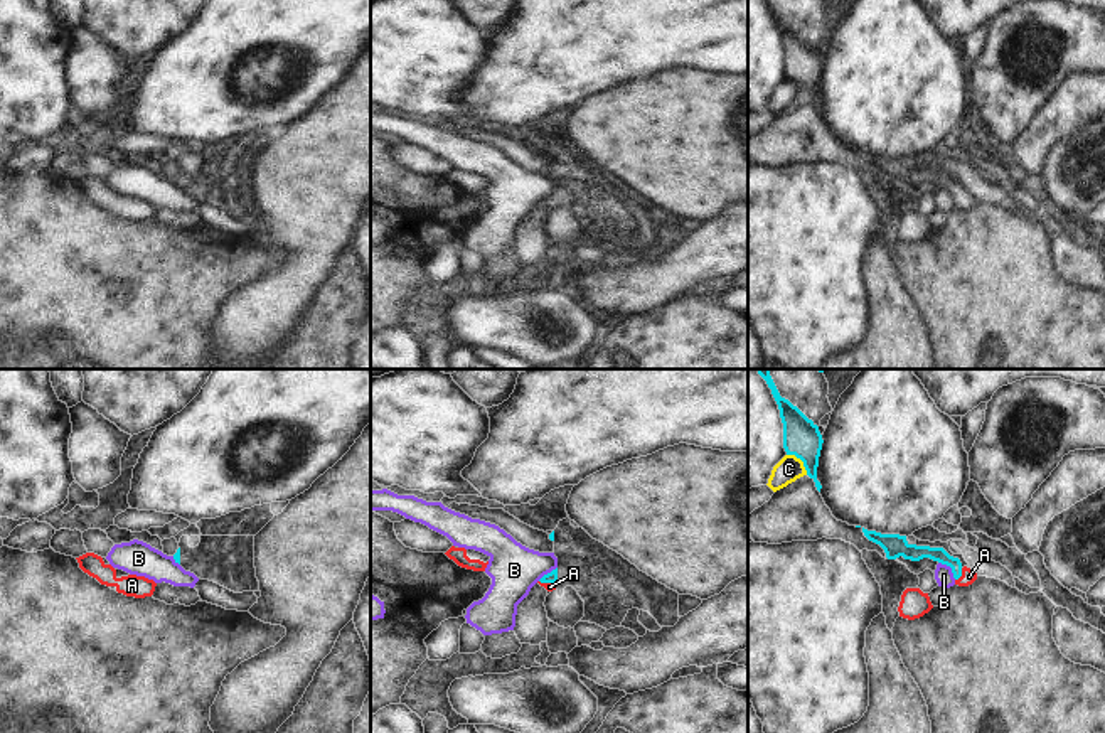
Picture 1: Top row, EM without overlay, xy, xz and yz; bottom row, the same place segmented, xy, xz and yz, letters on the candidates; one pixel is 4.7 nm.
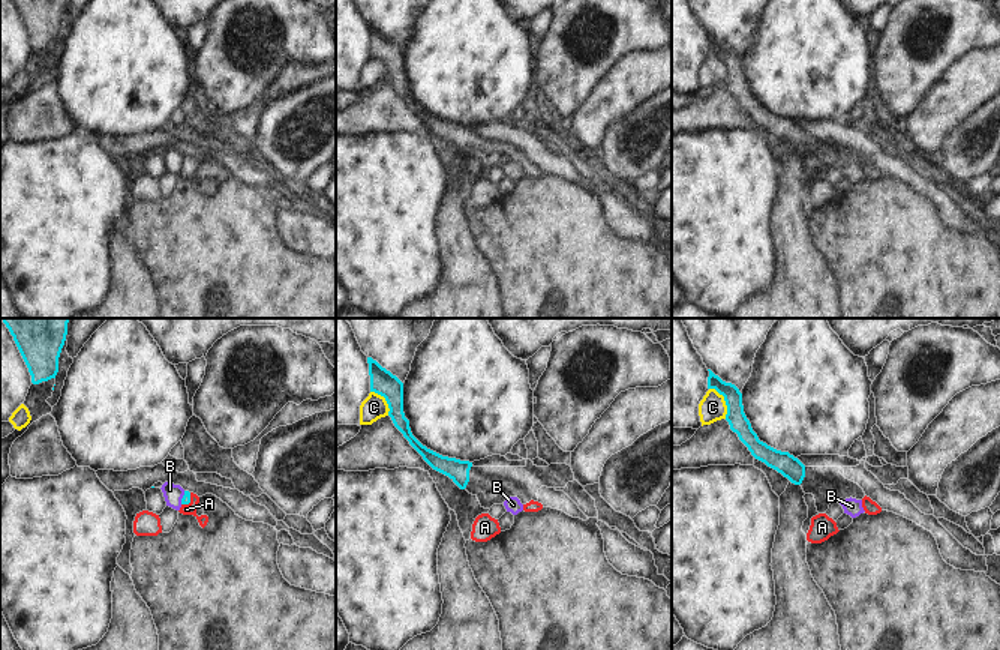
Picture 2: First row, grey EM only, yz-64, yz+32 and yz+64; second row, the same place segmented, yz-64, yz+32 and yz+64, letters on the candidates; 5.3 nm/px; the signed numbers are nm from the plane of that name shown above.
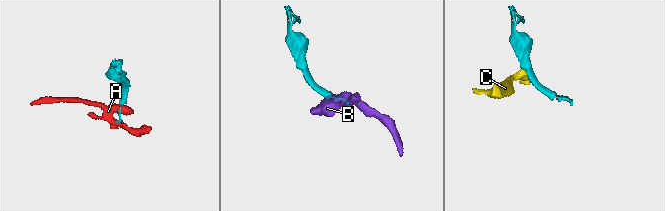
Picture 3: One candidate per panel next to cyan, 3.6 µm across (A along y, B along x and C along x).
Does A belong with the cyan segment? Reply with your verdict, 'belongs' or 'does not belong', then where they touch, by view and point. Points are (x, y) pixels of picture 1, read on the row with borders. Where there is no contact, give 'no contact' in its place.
belongs; meets cyan in yz at (960, 575)

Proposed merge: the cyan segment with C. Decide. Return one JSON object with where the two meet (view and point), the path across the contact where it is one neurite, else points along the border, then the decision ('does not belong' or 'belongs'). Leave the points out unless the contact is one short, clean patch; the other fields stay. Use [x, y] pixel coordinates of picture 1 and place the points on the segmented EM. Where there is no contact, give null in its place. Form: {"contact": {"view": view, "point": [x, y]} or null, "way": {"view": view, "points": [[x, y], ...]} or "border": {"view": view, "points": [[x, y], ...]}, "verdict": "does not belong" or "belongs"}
{"contact": {"view": "yz", "point": [800, 459]}, "border": {"view": "yz", "points": [[787, 454], [799, 459], [807, 474]]}, "verdict": "does not belong"}

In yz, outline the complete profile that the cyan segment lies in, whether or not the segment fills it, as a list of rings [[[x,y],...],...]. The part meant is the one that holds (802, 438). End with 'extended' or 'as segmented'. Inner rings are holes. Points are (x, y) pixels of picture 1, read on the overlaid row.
[[[756,369],[756,371],[766,381],[778,404],[780,418],[783,423],[783,448],[787,455],[795,455],[803,462],[807,475],[815,482],[815,487],[820,492],[822,485],[817,480],[817,467],[824,440],[819,431],[819,426],[812,420],[809,420],[788,399],[780,396],[770,376],[770,369]]]; as segmented

